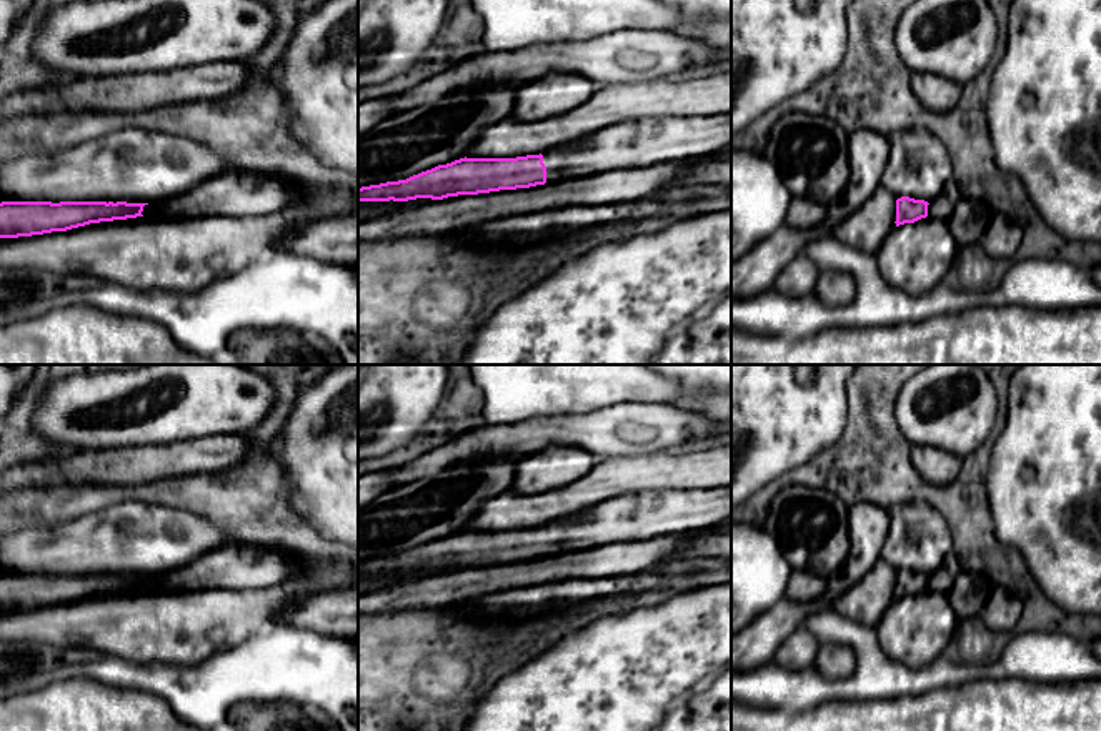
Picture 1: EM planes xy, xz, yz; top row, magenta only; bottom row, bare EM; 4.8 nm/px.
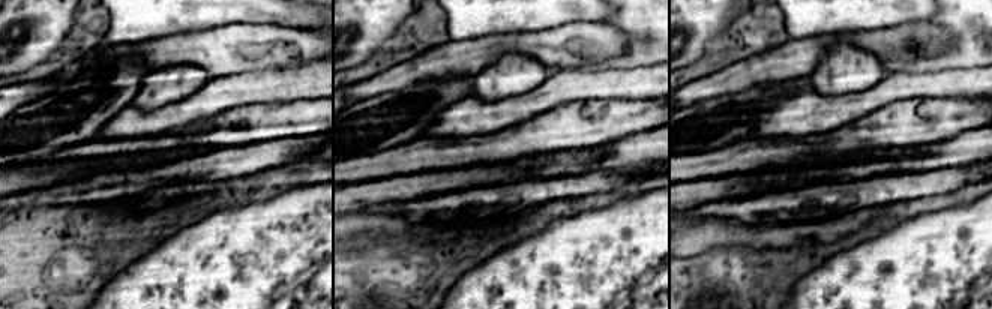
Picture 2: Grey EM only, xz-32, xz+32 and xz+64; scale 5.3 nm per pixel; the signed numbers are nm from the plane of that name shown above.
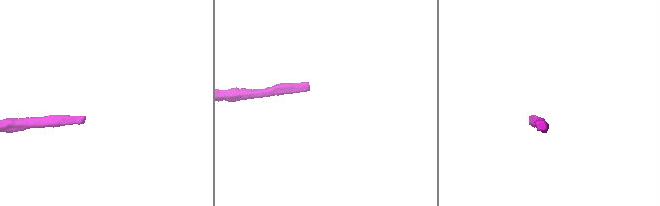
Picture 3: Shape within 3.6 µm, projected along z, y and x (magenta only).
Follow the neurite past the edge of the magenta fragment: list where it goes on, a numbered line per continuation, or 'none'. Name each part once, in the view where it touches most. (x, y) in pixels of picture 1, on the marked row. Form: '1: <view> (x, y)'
1: xz (645, 142)

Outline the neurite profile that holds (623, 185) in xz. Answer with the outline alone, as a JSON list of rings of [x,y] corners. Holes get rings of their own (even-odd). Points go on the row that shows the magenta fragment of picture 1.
[[[680,162],[565,178],[530,188],[428,200],[358,220],[358,241],[453,233],[490,220],[568,205],[628,203],[656,195],[680,173]]]

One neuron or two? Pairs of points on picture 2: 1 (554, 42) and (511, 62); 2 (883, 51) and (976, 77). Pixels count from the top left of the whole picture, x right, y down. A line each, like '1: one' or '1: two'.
1: two
2: two

